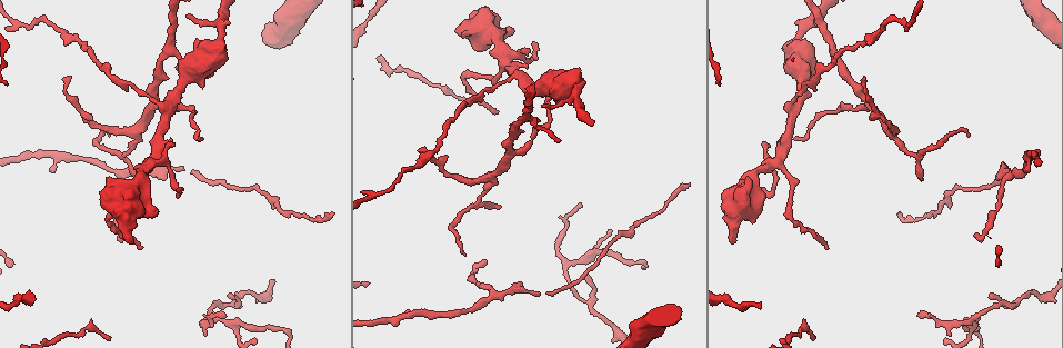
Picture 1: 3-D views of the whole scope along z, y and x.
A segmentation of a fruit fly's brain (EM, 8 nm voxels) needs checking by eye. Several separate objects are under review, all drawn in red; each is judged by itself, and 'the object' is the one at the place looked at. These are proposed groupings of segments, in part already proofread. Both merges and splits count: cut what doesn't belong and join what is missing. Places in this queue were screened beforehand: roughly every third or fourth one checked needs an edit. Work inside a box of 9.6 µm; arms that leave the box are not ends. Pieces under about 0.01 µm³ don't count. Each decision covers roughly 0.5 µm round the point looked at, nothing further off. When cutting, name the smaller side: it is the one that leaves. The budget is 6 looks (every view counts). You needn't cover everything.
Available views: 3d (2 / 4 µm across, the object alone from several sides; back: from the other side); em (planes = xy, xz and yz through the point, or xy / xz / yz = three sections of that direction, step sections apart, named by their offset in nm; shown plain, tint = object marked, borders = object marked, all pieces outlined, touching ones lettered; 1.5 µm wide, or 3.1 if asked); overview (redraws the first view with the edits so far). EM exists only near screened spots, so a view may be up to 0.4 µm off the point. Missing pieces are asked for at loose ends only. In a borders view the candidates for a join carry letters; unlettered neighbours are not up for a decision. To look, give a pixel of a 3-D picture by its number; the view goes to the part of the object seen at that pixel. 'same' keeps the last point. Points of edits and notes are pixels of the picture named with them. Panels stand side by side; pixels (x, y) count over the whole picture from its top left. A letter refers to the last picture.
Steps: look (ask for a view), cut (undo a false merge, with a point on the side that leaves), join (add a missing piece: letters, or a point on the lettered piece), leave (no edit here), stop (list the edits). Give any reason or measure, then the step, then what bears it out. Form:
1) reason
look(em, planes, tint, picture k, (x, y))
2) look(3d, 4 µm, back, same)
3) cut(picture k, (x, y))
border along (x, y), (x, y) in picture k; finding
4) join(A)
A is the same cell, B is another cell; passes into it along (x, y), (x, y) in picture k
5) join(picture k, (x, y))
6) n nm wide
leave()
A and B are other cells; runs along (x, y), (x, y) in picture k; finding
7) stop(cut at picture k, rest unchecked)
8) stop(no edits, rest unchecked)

tapers out
look(em, xy, step 8, borders, picture 1, (992, 293))

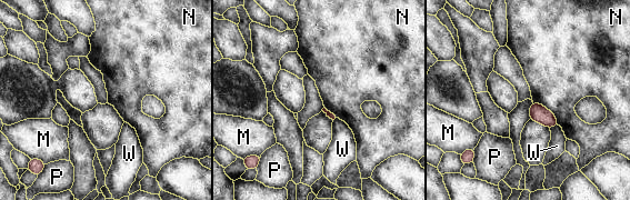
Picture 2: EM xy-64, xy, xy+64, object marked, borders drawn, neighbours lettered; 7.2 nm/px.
look(em, planes, borders, same)

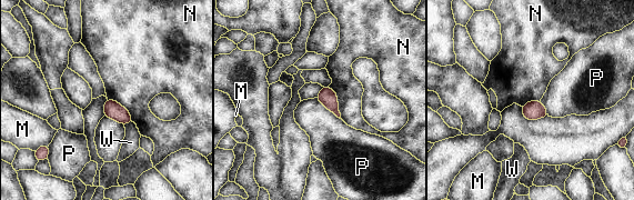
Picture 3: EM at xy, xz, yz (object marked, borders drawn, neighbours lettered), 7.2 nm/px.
leave()
M, N, P and W are other cells; border along (315, 98), (340, 119) in picture 3; no lettered piece goes on from it

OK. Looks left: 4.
a fork
look(em, planes, borders, picture 1, (491, 296))

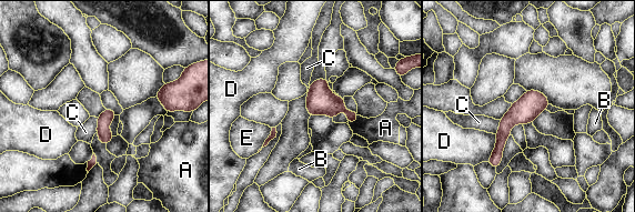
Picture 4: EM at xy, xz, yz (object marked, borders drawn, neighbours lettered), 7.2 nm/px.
190 nm wide; E touches over 220 nm
leave()
A, B, C, D and E are other cells; one cell here

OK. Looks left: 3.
sharp bend
look(em, planes, borders, picture 1, (462, 82))

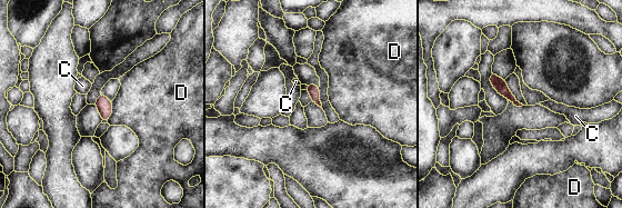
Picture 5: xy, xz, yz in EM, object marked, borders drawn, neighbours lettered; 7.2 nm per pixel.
70 nm wide
leave()
C and D are other cells; border along (112, 101), (112, 112), (107, 120) in picture 5; continuous, no second cell

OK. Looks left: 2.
stop(no edits, rest unchecked)

